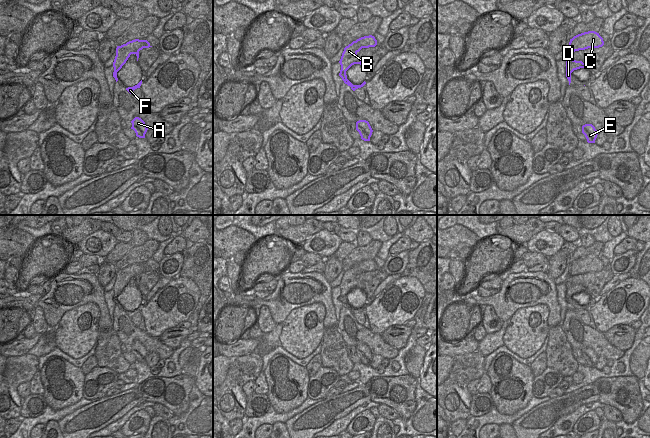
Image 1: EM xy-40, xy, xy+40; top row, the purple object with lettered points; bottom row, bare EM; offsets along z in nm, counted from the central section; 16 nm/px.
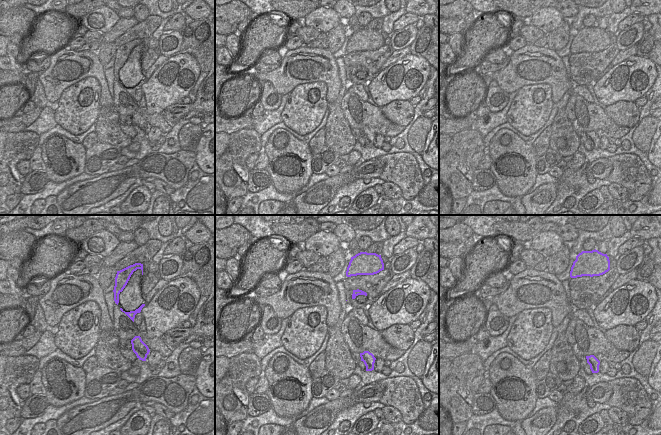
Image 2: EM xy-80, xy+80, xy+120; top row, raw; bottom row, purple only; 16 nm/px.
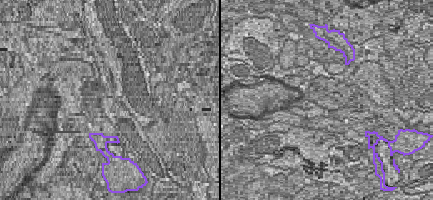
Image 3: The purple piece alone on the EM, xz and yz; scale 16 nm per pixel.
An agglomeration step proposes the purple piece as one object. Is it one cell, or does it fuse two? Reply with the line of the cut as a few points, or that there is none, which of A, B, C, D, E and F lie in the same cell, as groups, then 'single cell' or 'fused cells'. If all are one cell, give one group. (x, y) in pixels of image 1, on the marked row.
xy (356, 40), (362, 47) | A B D E F / C | fused cells

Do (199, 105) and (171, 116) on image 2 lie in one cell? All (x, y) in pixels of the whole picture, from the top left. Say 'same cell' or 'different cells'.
same cell

